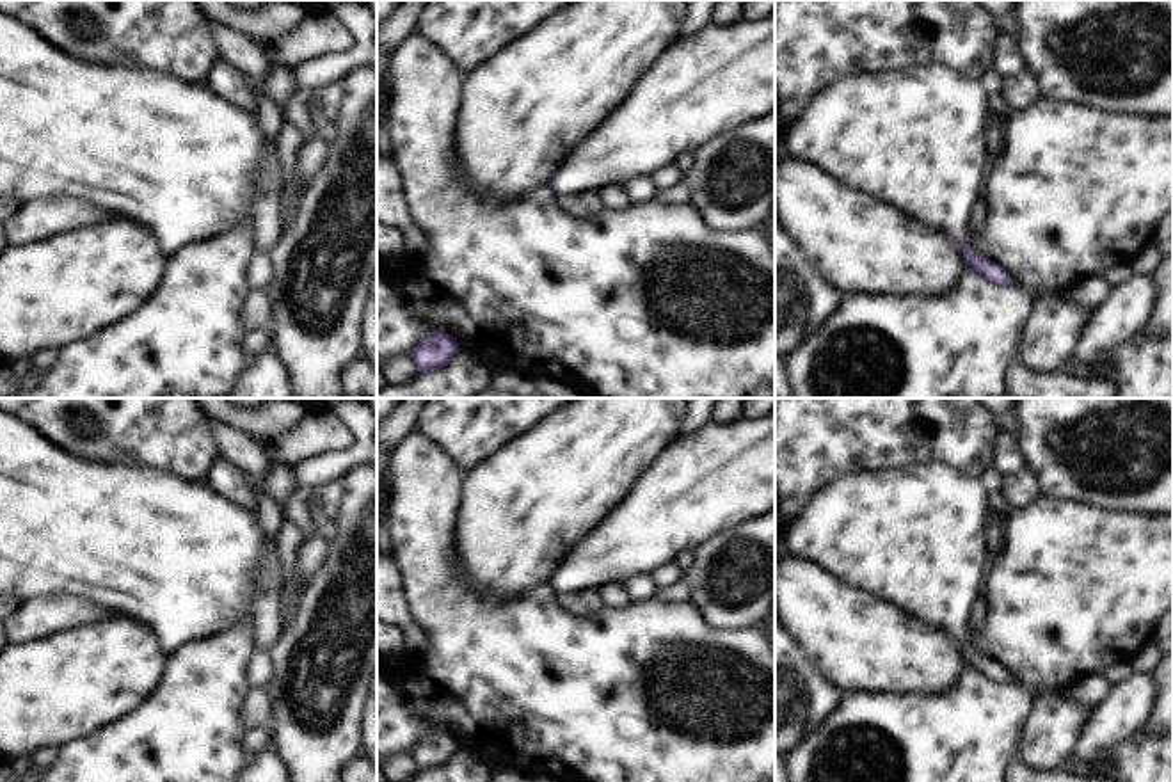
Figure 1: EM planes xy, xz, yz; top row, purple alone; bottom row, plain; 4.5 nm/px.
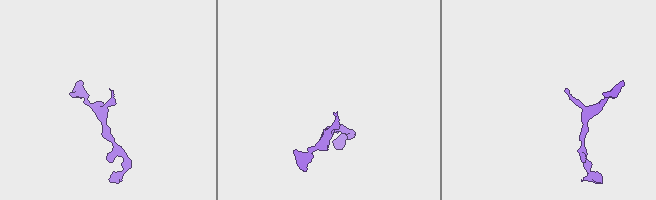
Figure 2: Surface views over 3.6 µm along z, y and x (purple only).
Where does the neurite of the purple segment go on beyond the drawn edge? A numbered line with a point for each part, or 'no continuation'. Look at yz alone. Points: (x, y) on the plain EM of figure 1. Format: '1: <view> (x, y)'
1: yz (914, 537)

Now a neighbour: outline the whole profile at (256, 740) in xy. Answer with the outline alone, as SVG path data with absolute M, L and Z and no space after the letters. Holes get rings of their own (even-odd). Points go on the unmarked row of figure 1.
M251 727L243 739L243 748L249 754L261 754L274 748L274 732L270 727Z

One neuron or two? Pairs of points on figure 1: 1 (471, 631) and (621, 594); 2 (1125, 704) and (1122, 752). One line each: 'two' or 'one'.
1: two
2: two

